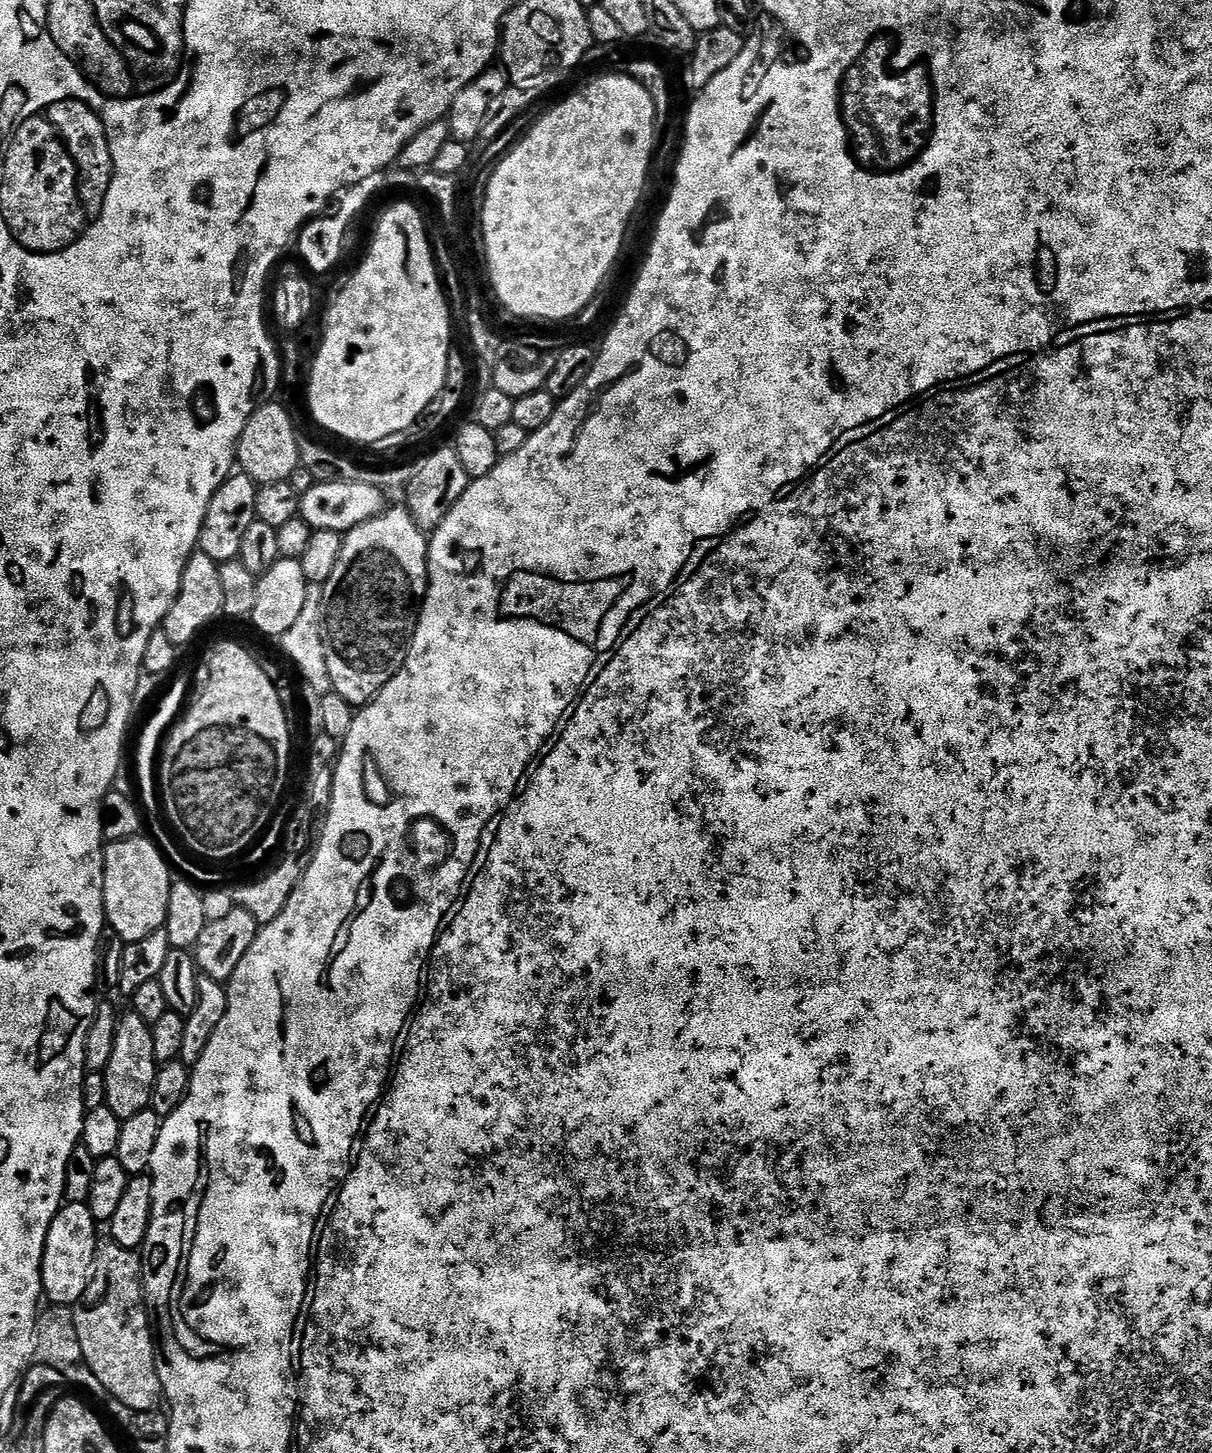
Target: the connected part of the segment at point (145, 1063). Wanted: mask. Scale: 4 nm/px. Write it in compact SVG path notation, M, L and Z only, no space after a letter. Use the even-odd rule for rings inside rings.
M131 1010L119 1017L114 1034L114 1052L110 1054L110 1062L104 1069L106 1082L106 1106L114 1110L114 1114L122 1122L134 1118L142 1109L149 1107L150 1094L154 1086L154 1074L158 1067L154 1058L154 1040L152 1029L138 1014Z

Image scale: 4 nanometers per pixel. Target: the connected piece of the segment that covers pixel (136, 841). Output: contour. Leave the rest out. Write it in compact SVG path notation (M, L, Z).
M138 835L133 840L113 840L104 848L104 918L107 927L113 928L125 944L138 942L138 938L146 938L146 934L154 934L154 930L163 928L166 910L170 910L174 873L168 869L163 854L144 839L143 835Z

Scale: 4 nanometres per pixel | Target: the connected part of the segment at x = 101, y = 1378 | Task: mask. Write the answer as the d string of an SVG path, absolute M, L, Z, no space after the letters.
M111 1238L96 1241L96 1261L92 1263L92 1277L88 1279L82 1298L72 1308L78 1342L82 1346L84 1362L92 1371L92 1379L101 1384L111 1399L122 1402L135 1412L150 1412L161 1407L164 1388L156 1373L158 1348L154 1343L154 1328L150 1323L150 1309L144 1302L142 1287L142 1256L139 1251L118 1246Z

